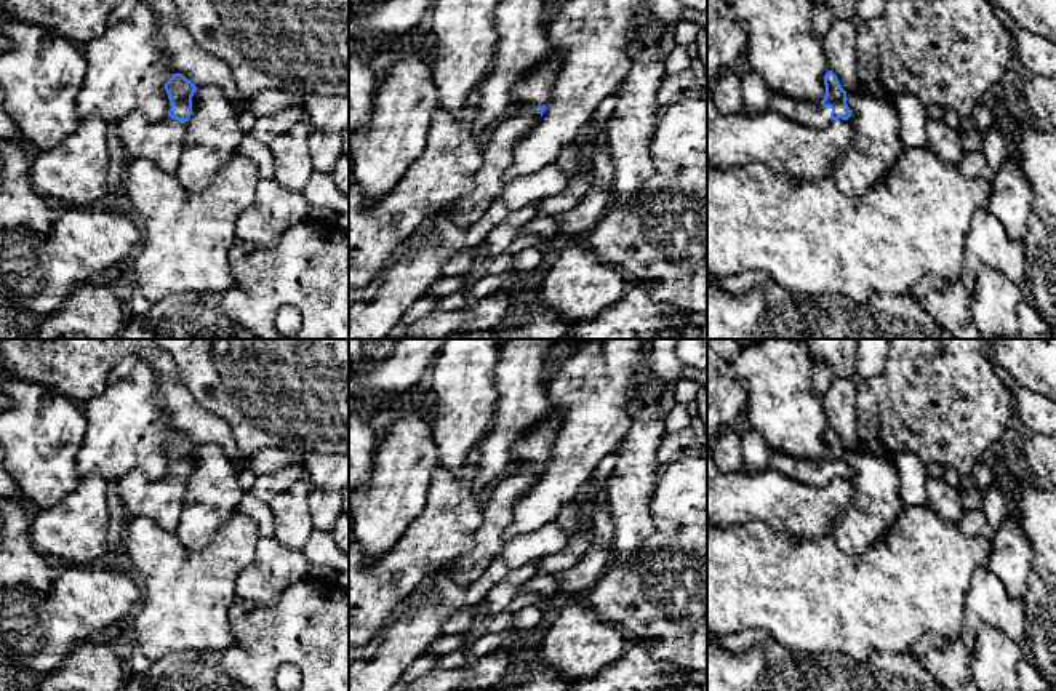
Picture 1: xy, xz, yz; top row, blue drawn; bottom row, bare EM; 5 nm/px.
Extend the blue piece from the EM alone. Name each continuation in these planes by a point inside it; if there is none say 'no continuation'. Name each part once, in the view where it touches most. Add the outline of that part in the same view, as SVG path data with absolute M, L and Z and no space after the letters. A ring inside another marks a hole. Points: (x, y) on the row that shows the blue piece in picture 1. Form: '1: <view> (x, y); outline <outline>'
1: yz (812, 114); outline M779 93L768 96L766 109L810 128L824 128L832 122L830 107L808 99L794 99Z

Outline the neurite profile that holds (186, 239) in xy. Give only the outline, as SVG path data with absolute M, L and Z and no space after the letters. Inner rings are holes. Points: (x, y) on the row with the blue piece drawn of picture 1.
M237 154L213 178L210 186L194 194L147 158L130 158L123 178L123 194L141 218L142 251L128 266L128 277L149 302L186 293L224 291L237 283L229 251L237 243L237 218L256 198L261 181L258 166Z

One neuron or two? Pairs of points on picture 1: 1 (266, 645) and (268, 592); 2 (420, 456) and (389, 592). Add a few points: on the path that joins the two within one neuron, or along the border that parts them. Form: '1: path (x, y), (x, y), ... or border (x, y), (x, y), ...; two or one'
1: border (296, 583), (268, 607), (237, 600); two
2: border (424, 504), (404, 535), (375, 560); two

